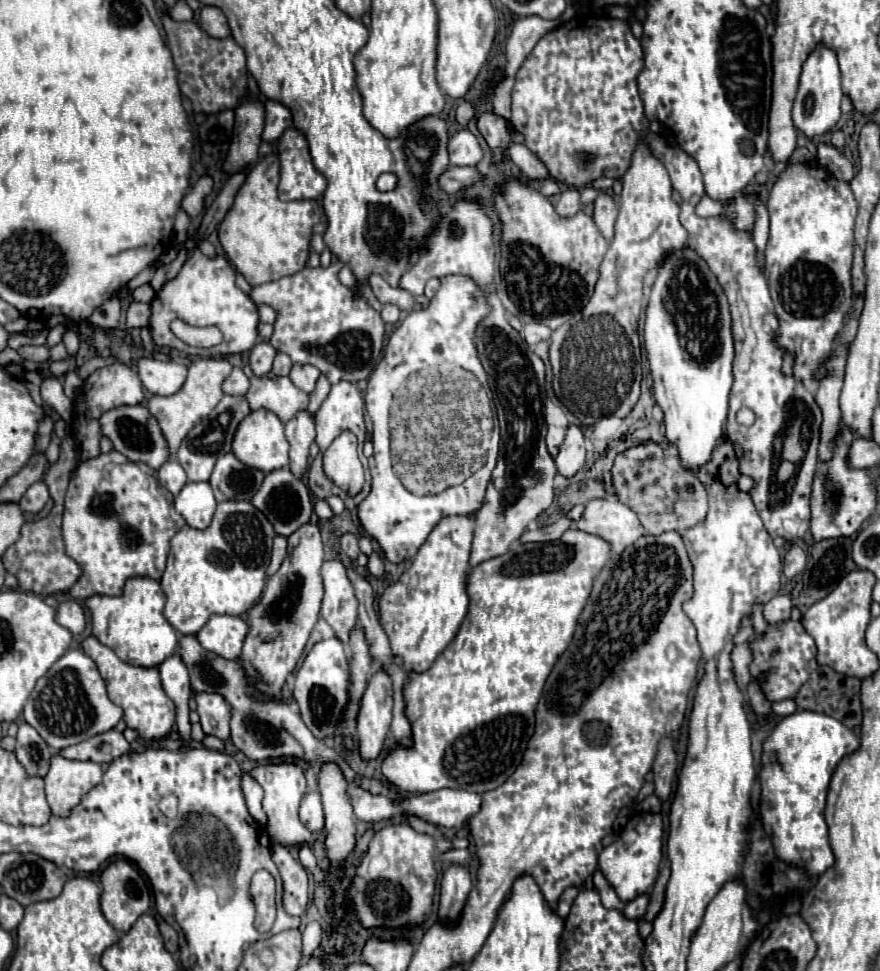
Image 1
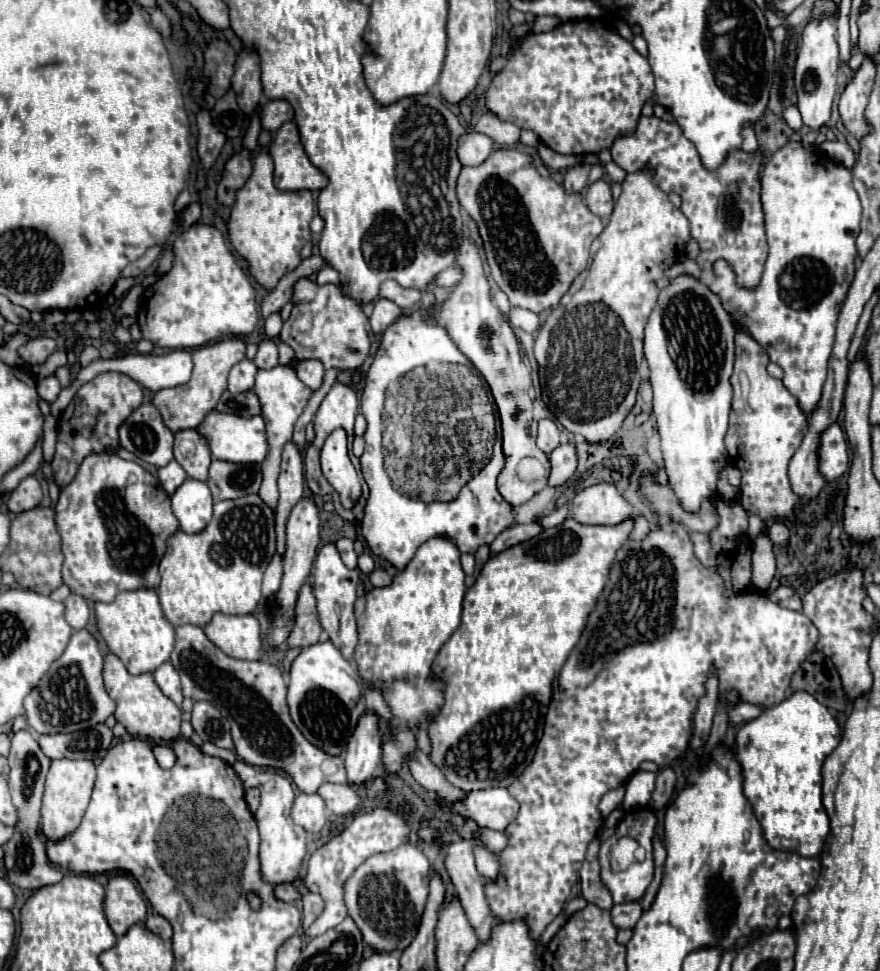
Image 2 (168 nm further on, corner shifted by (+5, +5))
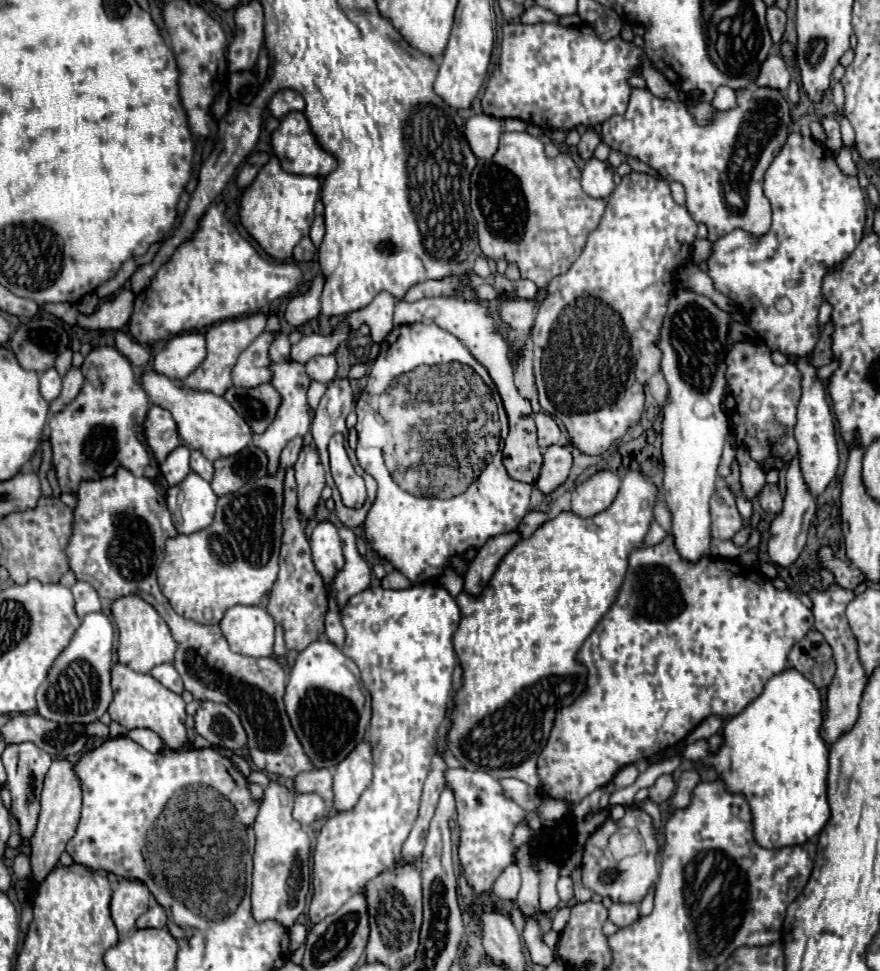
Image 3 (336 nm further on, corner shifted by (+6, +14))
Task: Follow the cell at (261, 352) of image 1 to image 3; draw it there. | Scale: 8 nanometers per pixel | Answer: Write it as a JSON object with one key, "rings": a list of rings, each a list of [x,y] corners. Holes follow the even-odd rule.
{"rings":[[[280,333],[276,337],[276,341],[270,345],[270,357],[274,363],[280,363],[280,361],[290,361],[290,341],[284,333]]]}

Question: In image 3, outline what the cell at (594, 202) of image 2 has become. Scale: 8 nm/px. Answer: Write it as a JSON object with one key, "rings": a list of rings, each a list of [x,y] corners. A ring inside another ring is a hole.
{"rings":[[[596,157],[588,159],[582,169],[582,189],[596,199],[604,199],[612,193],[612,169],[606,161],[598,161]]]}

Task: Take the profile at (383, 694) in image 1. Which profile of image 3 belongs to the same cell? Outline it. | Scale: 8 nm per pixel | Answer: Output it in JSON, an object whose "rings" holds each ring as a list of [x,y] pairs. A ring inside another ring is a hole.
{"rings":[[[360,743],[338,767],[334,773],[334,809],[350,811],[364,789],[372,781],[372,753],[368,743]]]}

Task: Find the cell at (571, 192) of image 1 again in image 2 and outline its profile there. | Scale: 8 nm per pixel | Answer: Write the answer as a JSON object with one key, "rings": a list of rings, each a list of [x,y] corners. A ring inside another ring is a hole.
{"rings":[[[581,164],[581,166],[577,166],[577,168],[569,168],[569,170],[565,172],[565,178],[563,178],[563,190],[569,192],[569,194],[581,192],[581,190],[587,186],[589,170],[591,170],[589,164]]]}

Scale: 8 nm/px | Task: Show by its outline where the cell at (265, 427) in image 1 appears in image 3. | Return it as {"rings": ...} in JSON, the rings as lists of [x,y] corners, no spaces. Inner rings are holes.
{"rings":[[[156,371],[142,373],[140,385],[146,391],[148,401],[152,405],[160,405],[162,409],[172,413],[172,417],[178,425],[178,433],[182,437],[182,443],[192,451],[200,451],[206,459],[216,461],[220,457],[230,457],[230,455],[238,453],[240,449],[244,449],[244,445],[250,443],[250,439],[252,439],[250,427],[232,409],[232,405],[224,397],[218,397],[210,391],[186,389],[178,381],[172,381]]]}

